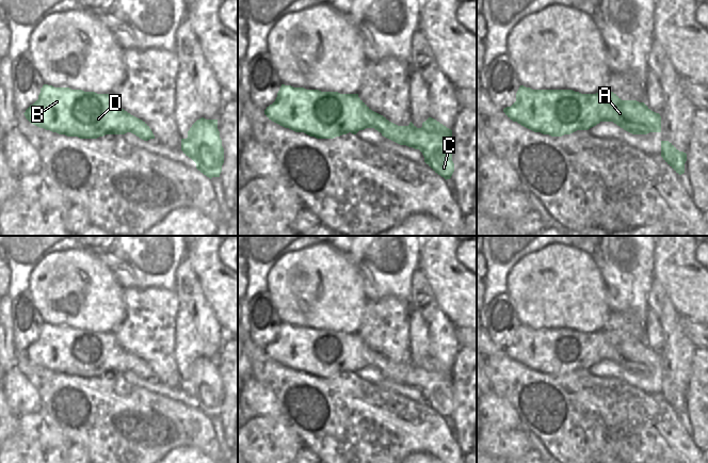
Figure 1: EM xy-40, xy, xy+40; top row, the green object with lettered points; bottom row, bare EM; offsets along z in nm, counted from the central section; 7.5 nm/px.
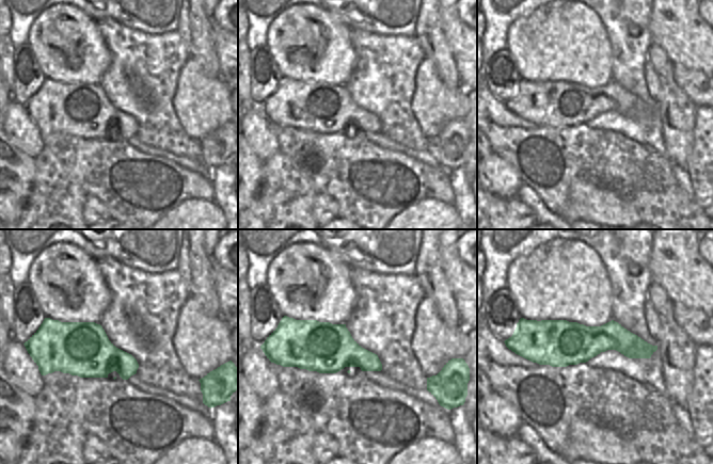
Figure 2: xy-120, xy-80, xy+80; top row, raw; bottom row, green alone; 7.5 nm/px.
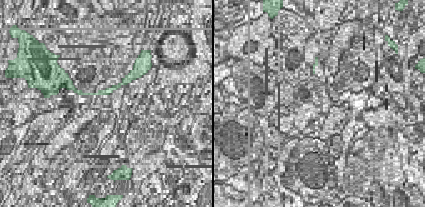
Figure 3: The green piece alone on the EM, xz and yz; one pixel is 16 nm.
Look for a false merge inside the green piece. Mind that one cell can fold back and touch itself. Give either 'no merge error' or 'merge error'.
no merge error

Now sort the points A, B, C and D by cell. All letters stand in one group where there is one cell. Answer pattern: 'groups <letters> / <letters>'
groups A B C D

